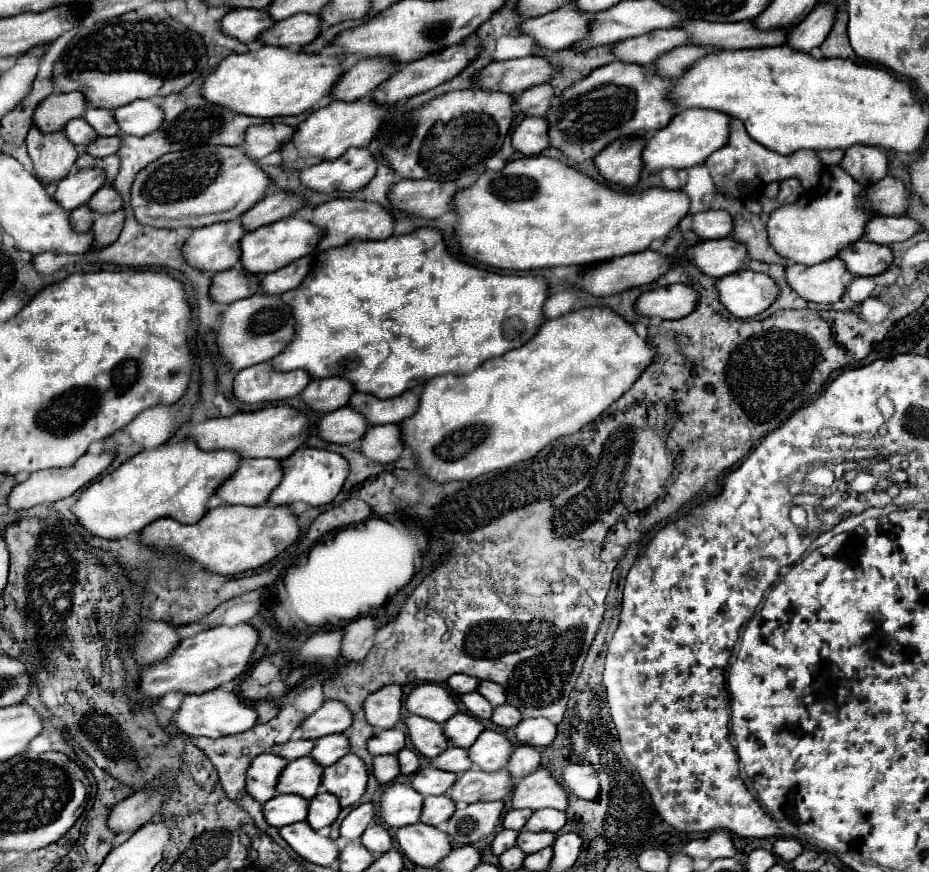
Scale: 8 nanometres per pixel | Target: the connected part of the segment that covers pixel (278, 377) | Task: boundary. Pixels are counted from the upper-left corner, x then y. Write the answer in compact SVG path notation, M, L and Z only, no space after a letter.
M271 362L255 364L237 372L233 394L237 400L253 404L253 402L277 402L285 398L299 396L303 388L311 382L311 374L307 370L279 372L271 366Z

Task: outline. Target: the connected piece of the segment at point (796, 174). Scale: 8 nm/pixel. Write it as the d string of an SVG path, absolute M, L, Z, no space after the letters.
M731 120L731 136L727 146L723 146L721 150L713 152L705 166L709 168L717 188L723 188L731 198L741 198L741 194L745 192L741 186L751 186L753 184L769 184L769 182L781 182L781 178L799 178L805 190L811 190L817 186L819 176L821 176L821 160L817 156L815 150L797 150L793 154L779 154L779 152L771 152L769 148L763 148L759 142L751 140L751 136L747 136L747 130L743 128L741 120Z

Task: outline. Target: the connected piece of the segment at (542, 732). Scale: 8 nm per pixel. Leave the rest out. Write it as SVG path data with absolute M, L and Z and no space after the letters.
M527 718L515 726L515 736L521 744L549 746L557 736L557 726L551 724L551 720Z

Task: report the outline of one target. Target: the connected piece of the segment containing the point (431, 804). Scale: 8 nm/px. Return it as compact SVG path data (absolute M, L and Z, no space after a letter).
M441 794L441 796L427 796L423 802L423 814L421 814L421 822L429 824L429 826L439 826L443 822L447 822L455 812L455 802Z

